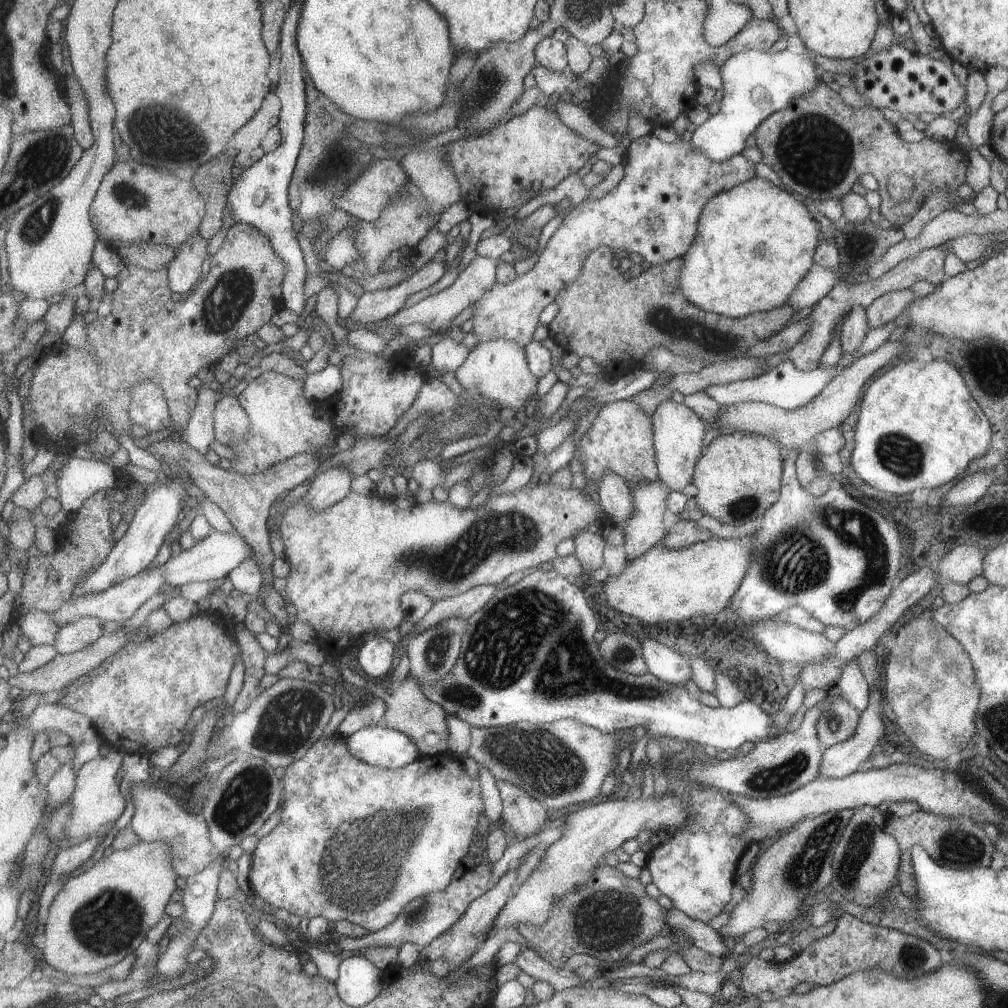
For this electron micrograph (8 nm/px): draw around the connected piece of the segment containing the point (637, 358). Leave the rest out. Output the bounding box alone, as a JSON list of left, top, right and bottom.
[549,247,796,381]

